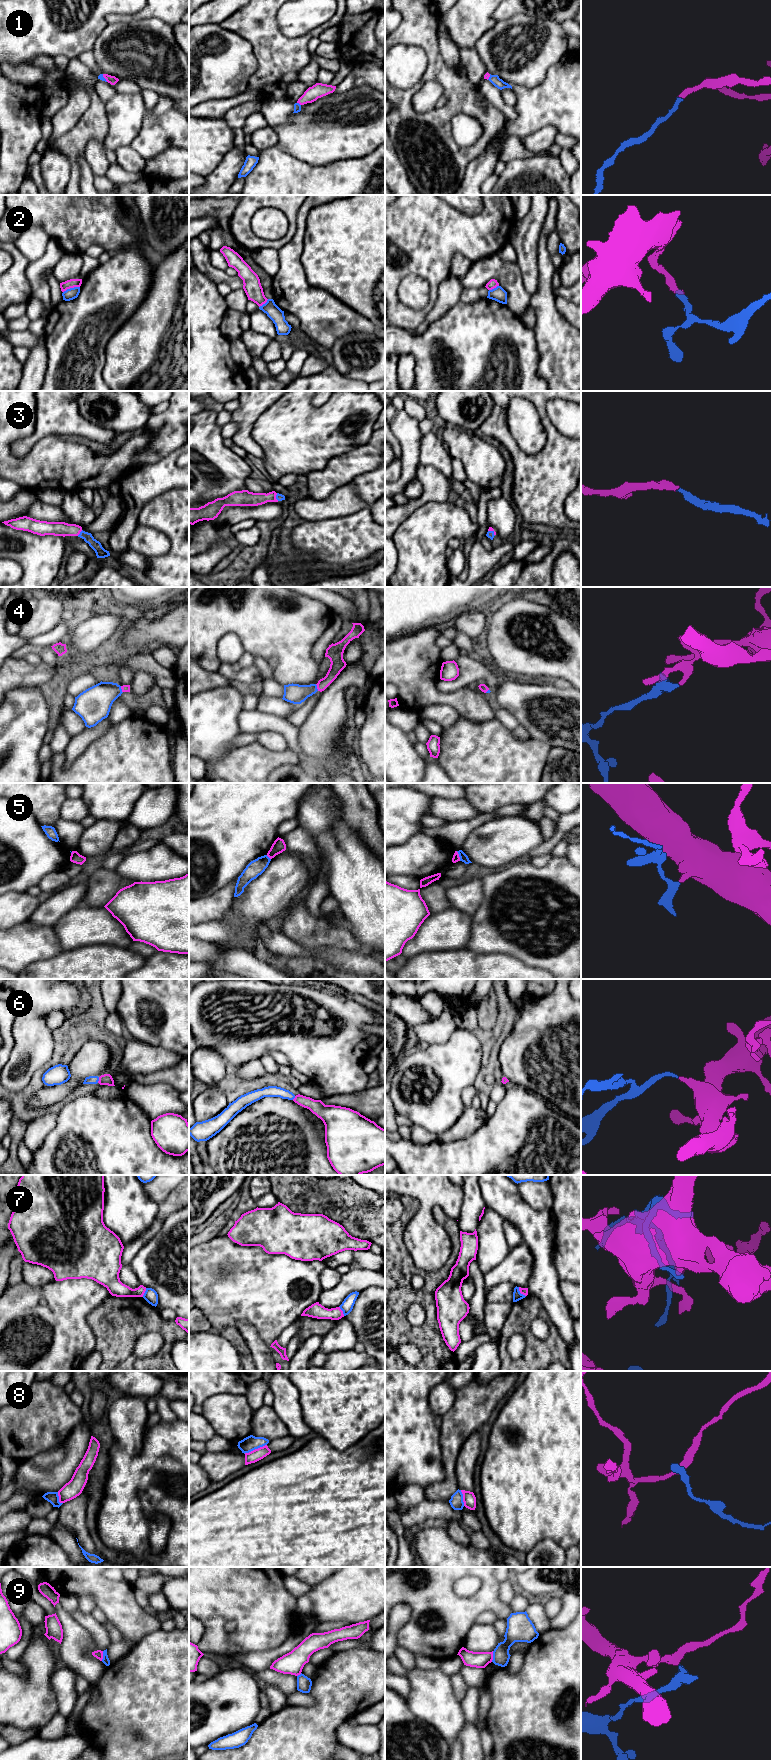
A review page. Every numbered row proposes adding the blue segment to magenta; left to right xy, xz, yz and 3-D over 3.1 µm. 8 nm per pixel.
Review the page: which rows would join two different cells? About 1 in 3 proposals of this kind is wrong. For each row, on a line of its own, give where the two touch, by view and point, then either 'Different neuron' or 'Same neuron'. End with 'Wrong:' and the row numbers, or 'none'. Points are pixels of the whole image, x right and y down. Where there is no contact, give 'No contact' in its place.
1: Touches magenta at xz (299, 103). Same neuron
2: Touches magenta at xy (71, 287). Different neuron
3: Touches magenta at xy (79, 533). Same neuron
4: Touches magenta at xz (317, 687). Same neuron
5: Touches magenta at yz (458, 856). Different neuron
6: Touches magenta at xy (99, 1080). Same neuron
7: Touches magenta at xz (342, 1311). Different neuron
8: Touches magenta at xz (255, 1449). Different neuron
9: Touches magenta at yz (492, 1656). Different neuron
Wrong: 2, 5, 7, 8, 9

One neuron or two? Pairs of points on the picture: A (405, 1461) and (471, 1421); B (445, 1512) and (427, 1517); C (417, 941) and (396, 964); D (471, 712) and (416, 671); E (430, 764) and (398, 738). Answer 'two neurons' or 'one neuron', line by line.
A: two neurons
B: one neuron
C: two neurons
D: one neuron
E: two neurons

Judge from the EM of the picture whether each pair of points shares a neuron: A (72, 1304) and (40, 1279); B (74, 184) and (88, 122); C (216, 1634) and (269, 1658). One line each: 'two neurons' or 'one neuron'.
A: two neurons
B: one neuron
C: two neurons

